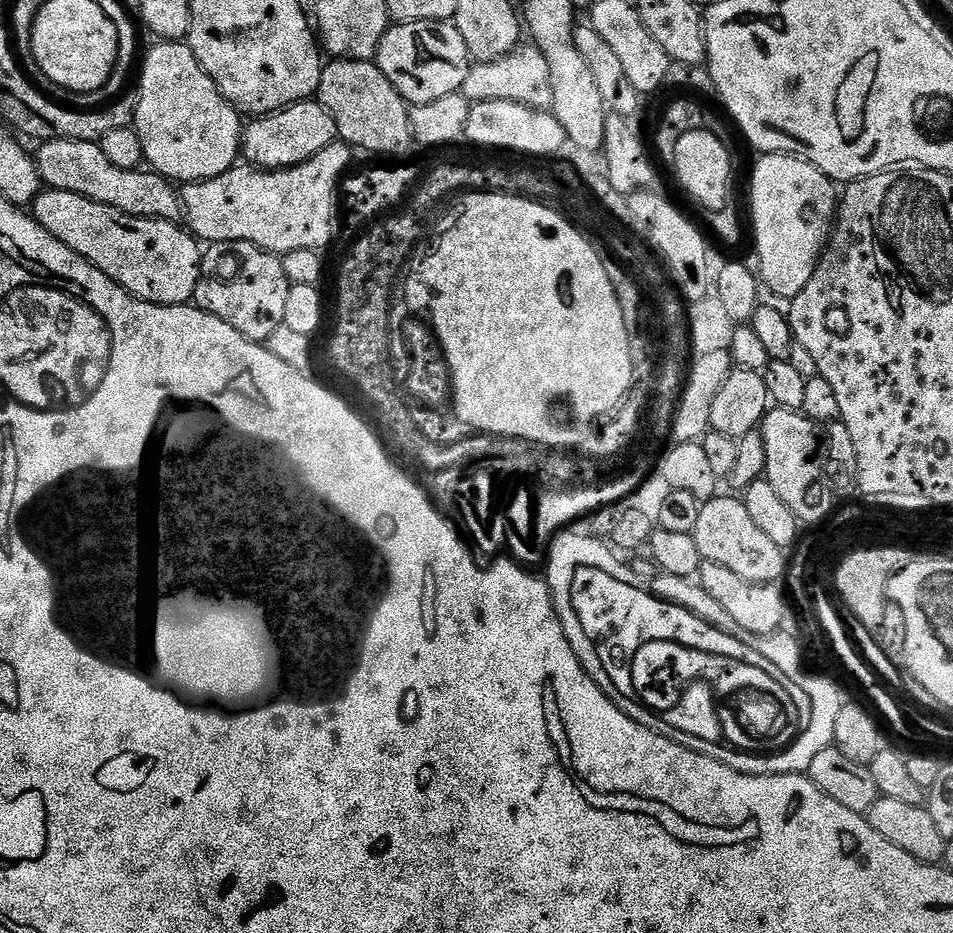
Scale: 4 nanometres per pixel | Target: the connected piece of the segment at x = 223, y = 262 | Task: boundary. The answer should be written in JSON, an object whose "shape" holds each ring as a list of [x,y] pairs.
{"shape":[[[241,240],[208,244],[200,261],[194,304],[203,312],[234,326],[234,330],[247,340],[266,342],[274,330],[284,327],[286,298],[292,286],[277,253]]]}

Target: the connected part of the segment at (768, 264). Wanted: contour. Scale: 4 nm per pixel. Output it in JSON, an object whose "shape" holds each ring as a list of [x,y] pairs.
{"shape":[[[764,154],[759,159],[752,172],[752,228],[756,231],[756,256],[760,259],[758,276],[767,291],[769,288],[784,302],[791,302],[806,286],[806,282],[810,282],[816,263],[828,246],[838,215],[838,188],[826,174],[799,156]]]}

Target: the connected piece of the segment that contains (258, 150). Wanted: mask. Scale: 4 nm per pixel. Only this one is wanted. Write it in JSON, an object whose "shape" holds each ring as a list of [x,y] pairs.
{"shape":[[[315,99],[301,100],[278,112],[265,114],[251,121],[253,124],[243,129],[242,156],[249,165],[261,170],[293,168],[295,164],[306,162],[337,139],[334,118]]]}

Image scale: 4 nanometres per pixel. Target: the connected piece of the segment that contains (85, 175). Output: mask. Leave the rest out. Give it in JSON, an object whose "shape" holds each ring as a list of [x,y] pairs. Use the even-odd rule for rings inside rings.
{"shape":[[[53,138],[43,141],[37,148],[40,149],[34,152],[34,159],[40,182],[51,190],[82,194],[82,198],[90,198],[119,212],[141,216],[147,220],[176,222],[181,219],[180,193],[173,181],[151,170],[131,172],[118,170],[118,166],[110,166],[110,161],[106,154],[102,154],[97,141]]]}

